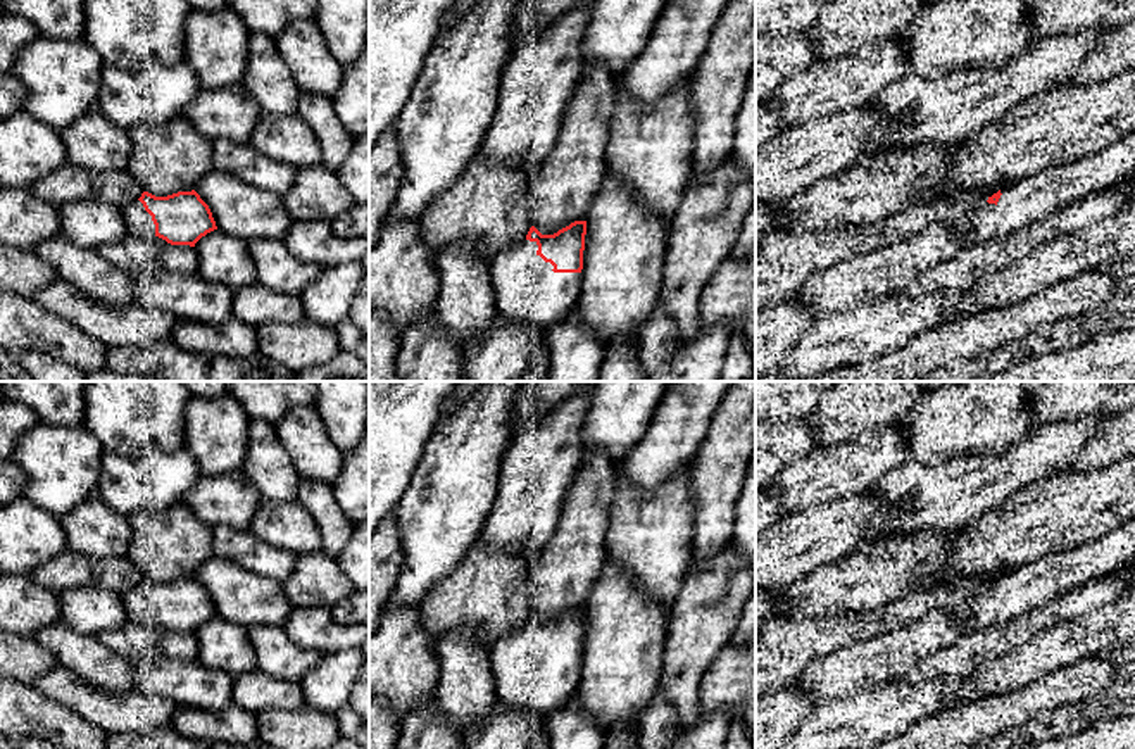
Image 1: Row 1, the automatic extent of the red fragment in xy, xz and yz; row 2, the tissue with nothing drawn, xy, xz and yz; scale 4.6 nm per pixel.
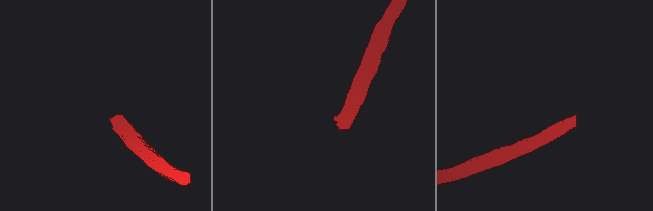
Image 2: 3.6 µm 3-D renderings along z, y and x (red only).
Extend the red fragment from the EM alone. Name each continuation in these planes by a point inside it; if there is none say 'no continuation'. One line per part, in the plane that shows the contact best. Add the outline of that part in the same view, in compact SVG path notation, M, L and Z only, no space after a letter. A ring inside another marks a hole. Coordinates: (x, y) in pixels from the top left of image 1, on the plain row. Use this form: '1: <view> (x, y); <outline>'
1: xz (526, 677); M523 626L519 633L507 635L490 649L490 666L497 699L514 711L531 713L549 720L562 709L580 687L581 659L554 659L554 652L538 640L536 628Z

